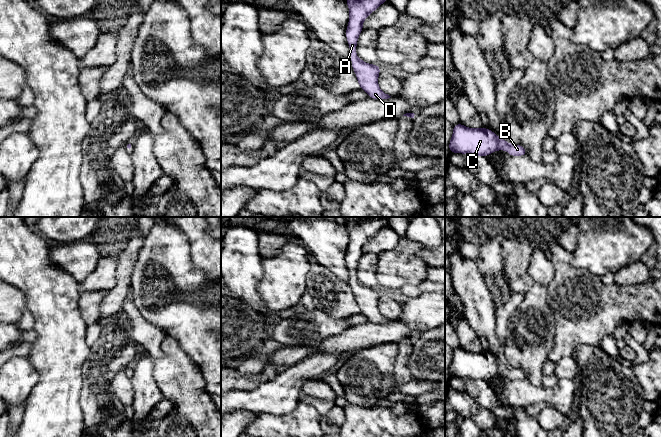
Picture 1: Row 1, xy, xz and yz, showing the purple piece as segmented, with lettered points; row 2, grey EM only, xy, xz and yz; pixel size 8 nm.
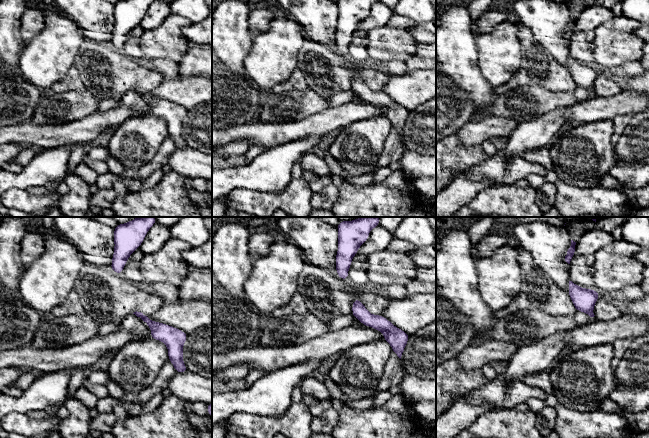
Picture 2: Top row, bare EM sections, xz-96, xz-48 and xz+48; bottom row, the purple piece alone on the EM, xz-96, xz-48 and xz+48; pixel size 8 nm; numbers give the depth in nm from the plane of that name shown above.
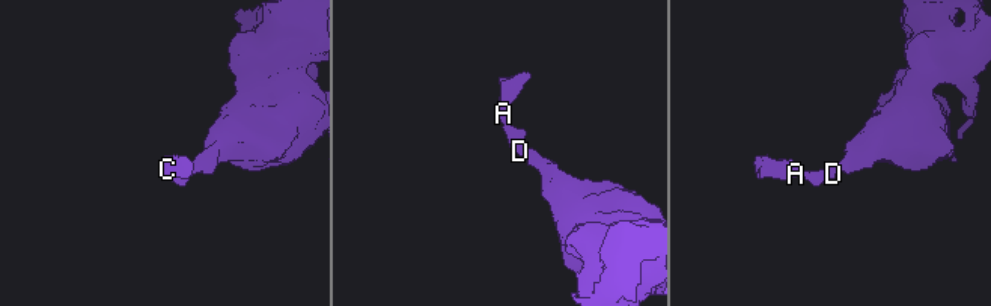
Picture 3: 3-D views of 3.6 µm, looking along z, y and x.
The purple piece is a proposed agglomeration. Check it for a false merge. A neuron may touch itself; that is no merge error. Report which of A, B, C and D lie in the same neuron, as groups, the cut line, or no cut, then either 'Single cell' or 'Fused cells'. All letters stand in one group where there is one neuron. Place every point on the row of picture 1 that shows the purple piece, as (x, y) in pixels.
Groups: A B C D. No split. Single cell

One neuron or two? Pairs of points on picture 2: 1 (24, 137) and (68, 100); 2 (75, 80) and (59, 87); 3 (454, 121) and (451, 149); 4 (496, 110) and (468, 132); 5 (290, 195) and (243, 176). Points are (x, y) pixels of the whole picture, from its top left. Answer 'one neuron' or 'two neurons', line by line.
1: two neurons
2: one neuron
3: two neurons
4: two neurons
5: two neurons

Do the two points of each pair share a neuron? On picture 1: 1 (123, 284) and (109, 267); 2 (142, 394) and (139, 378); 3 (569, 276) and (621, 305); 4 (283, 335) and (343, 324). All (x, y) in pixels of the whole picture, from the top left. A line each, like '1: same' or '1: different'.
1: different
2: same
3: same
4: same

